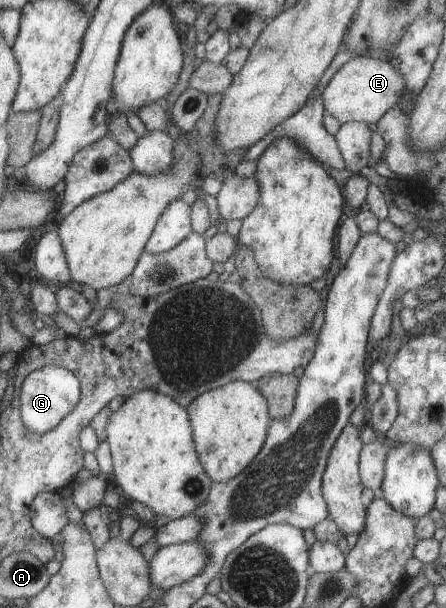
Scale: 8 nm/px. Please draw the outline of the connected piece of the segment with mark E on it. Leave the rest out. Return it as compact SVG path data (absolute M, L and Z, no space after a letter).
M355 56L334 73L321 95L325 111L341 124L362 121L370 125L396 105L402 93L403 76L388 61Z

